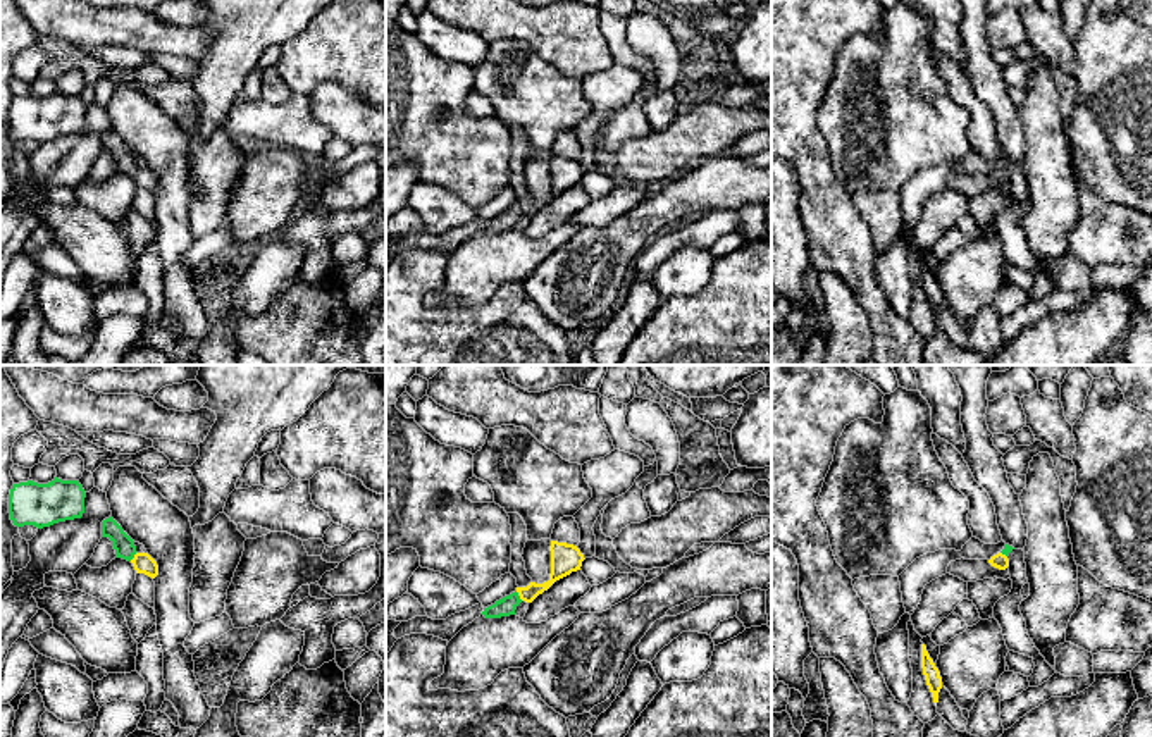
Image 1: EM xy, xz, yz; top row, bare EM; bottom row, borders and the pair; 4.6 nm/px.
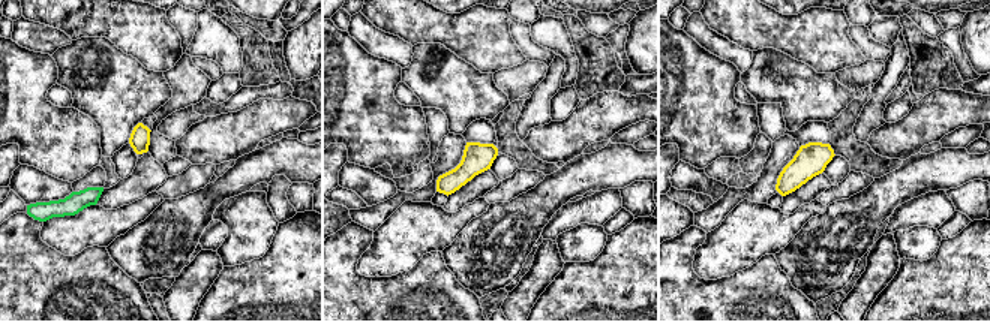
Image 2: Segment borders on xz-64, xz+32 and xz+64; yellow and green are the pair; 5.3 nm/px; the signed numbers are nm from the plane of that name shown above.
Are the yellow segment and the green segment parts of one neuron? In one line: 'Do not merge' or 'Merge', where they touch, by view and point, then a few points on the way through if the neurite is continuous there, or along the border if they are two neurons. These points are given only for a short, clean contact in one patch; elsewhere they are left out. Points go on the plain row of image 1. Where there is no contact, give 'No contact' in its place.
Merge. Touches yellow at xz (519, 209). Path across: xz (562, 178), (543, 202), (519, 209), (505, 221)

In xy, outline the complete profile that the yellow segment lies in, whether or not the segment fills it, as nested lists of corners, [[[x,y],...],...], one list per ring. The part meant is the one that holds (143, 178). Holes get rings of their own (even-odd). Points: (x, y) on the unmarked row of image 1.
[[[112,131],[102,136],[102,152],[108,152],[112,155],[117,172],[131,176],[136,188],[145,188],[152,193],[158,189],[157,176],[148,167],[138,167],[134,155]]]

